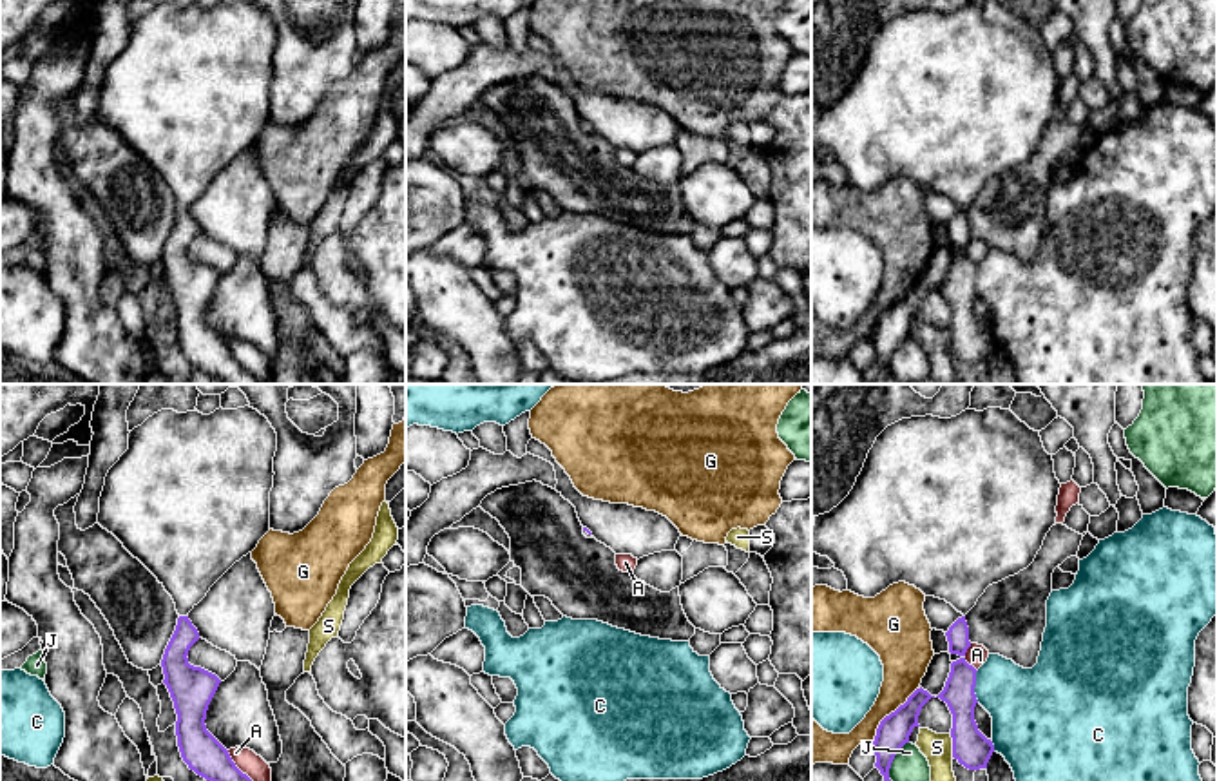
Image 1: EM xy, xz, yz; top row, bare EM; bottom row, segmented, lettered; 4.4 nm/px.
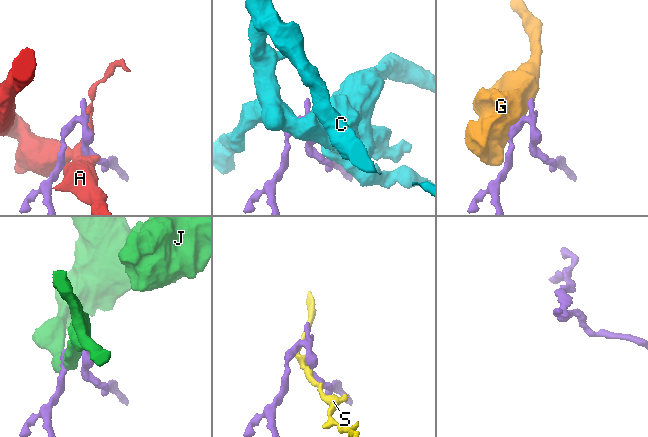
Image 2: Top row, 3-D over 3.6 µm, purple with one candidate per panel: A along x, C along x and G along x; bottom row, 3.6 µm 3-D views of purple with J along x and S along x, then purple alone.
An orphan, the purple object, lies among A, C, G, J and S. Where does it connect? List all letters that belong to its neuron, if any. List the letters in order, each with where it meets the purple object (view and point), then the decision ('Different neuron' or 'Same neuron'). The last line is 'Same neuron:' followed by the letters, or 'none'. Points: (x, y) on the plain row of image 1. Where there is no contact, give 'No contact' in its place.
A: Touches purple at yz (971, 260). Different neuron
C: Touches purple at yz (975, 279). Different neuron
G: Touches purple at yz (891, 307). Different neuron
J: Touches purple at yz (890, 359). Different neuron
S: Touches purple at yz (953, 339). Different neuron
Same neuron: none

